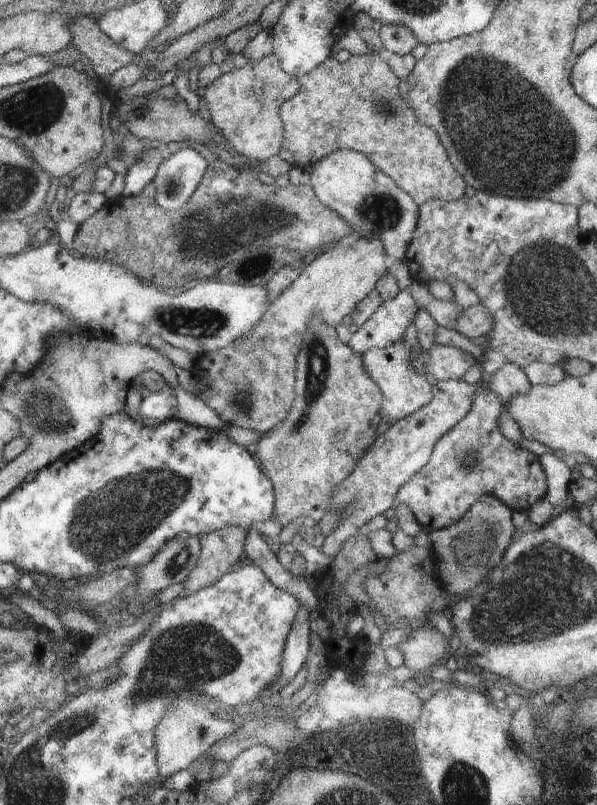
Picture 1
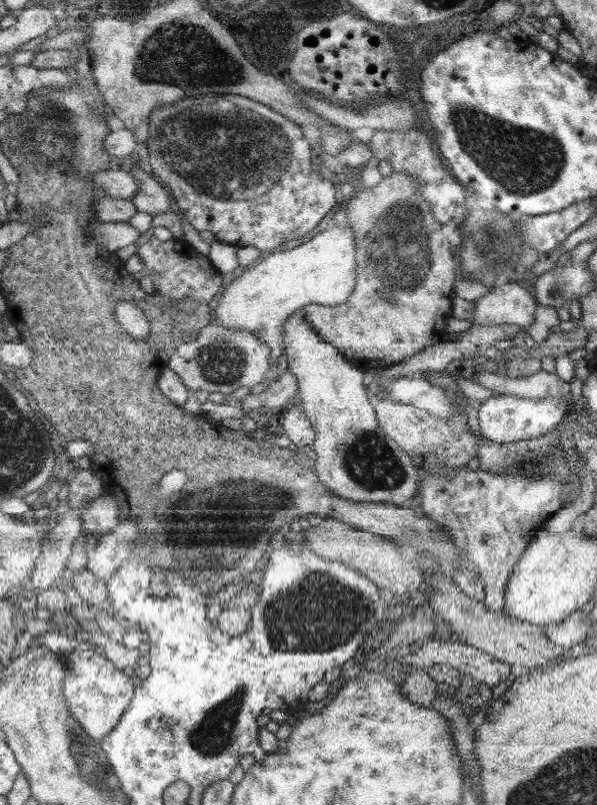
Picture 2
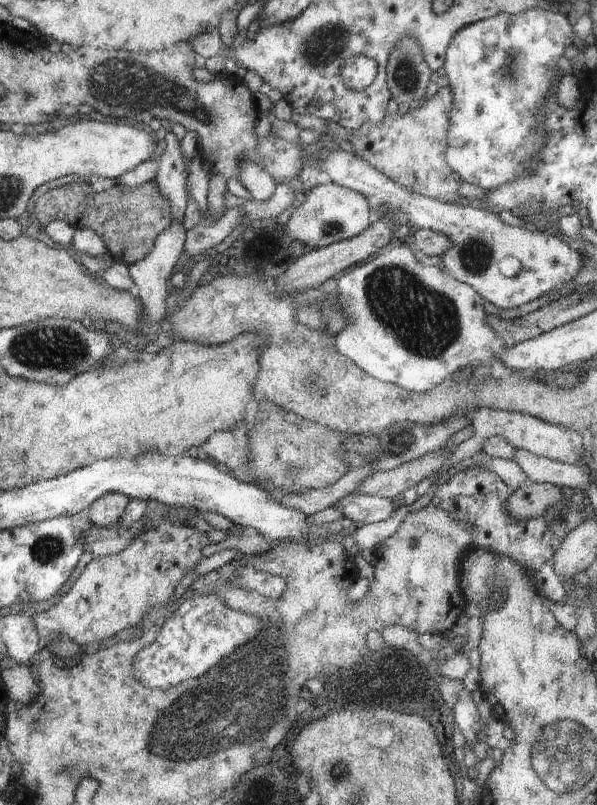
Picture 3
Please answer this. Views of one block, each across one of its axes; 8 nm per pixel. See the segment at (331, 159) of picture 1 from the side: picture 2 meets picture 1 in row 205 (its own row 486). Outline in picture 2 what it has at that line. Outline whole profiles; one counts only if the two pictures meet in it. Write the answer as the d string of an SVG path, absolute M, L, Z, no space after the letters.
M302 312L289 316L284 324L282 348L286 351L288 369L298 379L296 398L315 430L318 480L344 500L405 506L416 494L418 472L412 458L380 428L374 403L364 390L365 370L354 366L334 345L318 336Z

